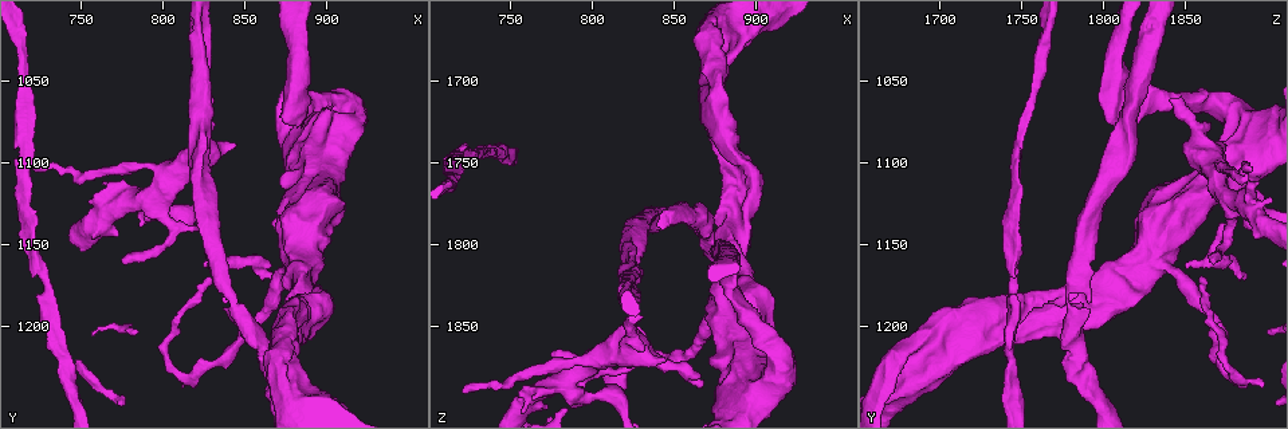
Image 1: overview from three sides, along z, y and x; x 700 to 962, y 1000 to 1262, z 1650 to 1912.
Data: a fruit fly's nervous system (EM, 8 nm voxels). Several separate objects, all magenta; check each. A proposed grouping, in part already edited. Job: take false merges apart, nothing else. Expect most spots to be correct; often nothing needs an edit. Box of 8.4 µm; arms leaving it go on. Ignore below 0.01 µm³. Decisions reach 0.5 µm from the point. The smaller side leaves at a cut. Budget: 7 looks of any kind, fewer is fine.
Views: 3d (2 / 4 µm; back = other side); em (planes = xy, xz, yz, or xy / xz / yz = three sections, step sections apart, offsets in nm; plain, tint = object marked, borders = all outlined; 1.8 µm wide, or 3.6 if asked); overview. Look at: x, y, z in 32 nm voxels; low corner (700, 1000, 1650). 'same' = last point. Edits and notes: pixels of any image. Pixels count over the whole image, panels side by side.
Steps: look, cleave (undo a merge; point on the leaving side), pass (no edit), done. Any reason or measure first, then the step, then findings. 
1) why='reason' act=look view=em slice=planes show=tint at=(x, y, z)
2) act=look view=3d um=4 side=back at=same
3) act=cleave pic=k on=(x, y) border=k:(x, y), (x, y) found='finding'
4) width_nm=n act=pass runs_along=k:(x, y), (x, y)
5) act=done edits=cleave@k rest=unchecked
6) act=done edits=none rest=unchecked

why='two arms in line, one across' act=look view=3d um=2 at=(884, 1062, 1828)

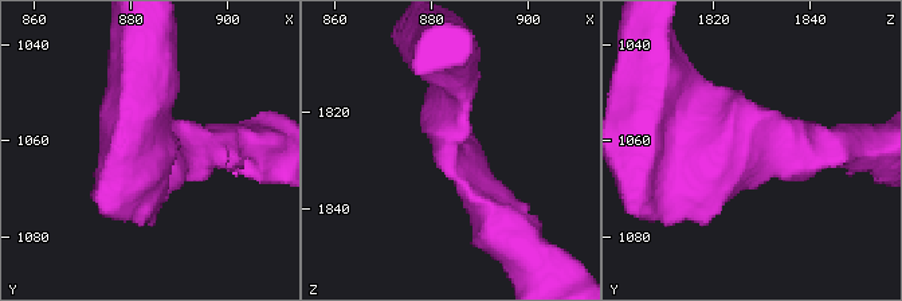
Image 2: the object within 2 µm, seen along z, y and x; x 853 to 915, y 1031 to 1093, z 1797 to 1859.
why='now the EM' act=look view=em slice=planes show=tint at=(884, 1060, 1826)

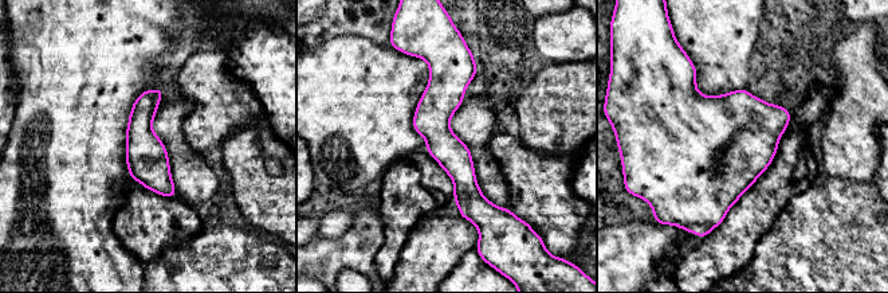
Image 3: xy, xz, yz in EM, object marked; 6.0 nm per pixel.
act=pass runs_along=3:(440, 62), (440, 140), (475, 218) found='continuous, no second cell'

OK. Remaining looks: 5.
why='calibre changes' act=look view=em slice=xy step=16 show=tint at=(800, 1122, 1876)

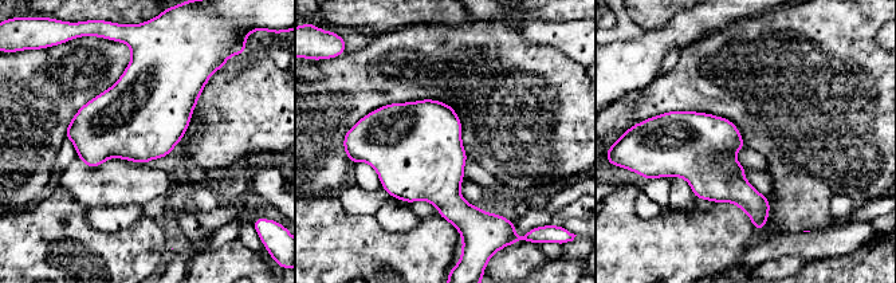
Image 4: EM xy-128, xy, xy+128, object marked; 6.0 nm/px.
why='another direction' act=look view=em slice=planes show=tint at=same

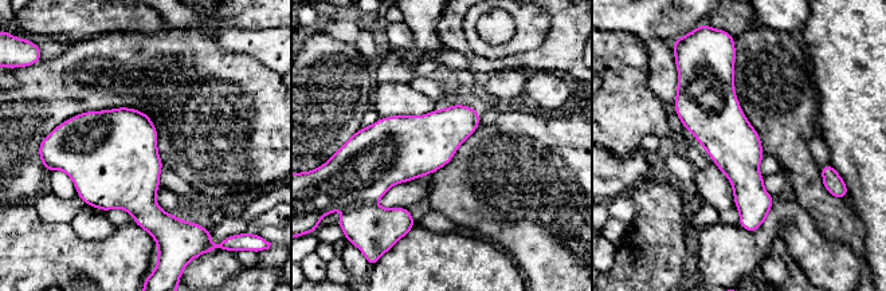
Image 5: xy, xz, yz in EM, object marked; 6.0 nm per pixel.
act=cleave pic=5 on=(373, 229) found='two cells meet here'

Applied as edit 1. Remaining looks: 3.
why='side arm on a straight run' act=look view=3d um=4 at=(884, 1198, 1748)

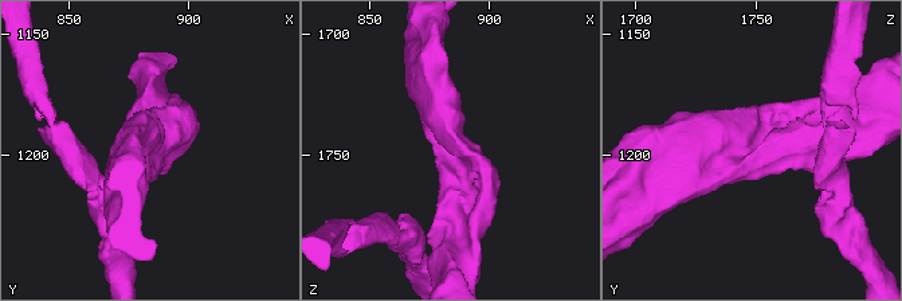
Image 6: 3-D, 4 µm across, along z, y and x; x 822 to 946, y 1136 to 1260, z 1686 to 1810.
arms=3 arm_widths_nm=400,460,500 act=look view=em um=3.6 slice=yz step=4 show=tint at=(884, 1201, 1746)

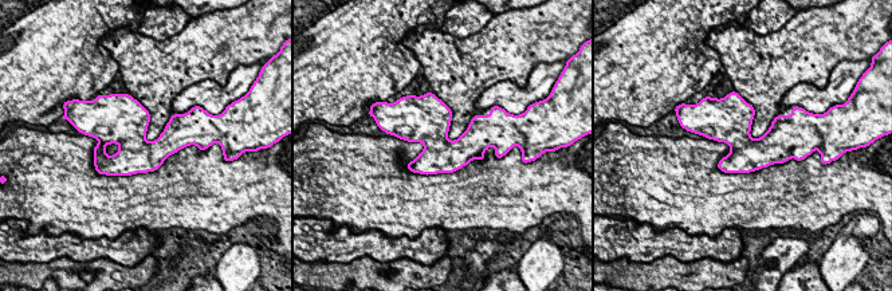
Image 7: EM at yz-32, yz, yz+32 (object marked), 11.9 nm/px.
width_nm=420 act=pass found='one cell here'

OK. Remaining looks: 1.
act=done edits=cleave@5 rest=unchecked

